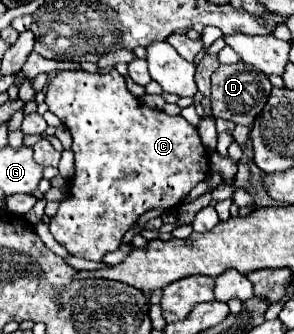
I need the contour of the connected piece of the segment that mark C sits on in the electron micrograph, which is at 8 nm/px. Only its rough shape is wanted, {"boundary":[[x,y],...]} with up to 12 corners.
{"boundary":[[58,71],[76,171],[50,219],[100,261],[208,177],[182,115],[118,71]]}

